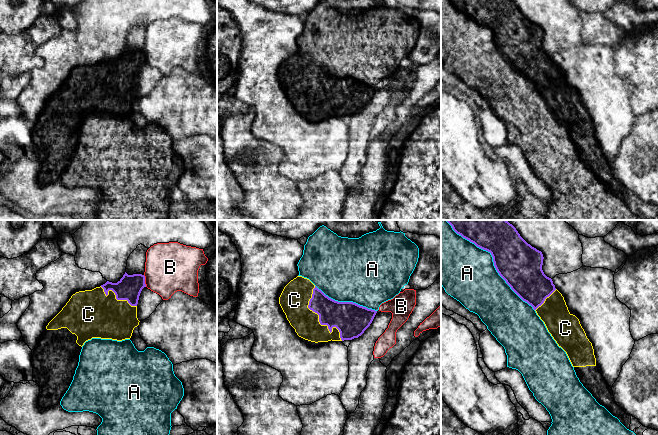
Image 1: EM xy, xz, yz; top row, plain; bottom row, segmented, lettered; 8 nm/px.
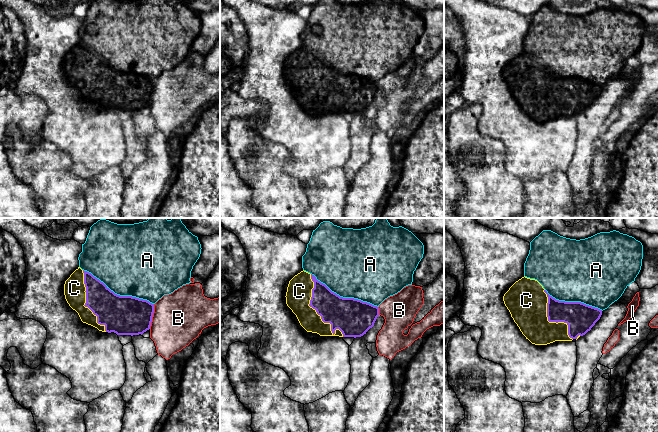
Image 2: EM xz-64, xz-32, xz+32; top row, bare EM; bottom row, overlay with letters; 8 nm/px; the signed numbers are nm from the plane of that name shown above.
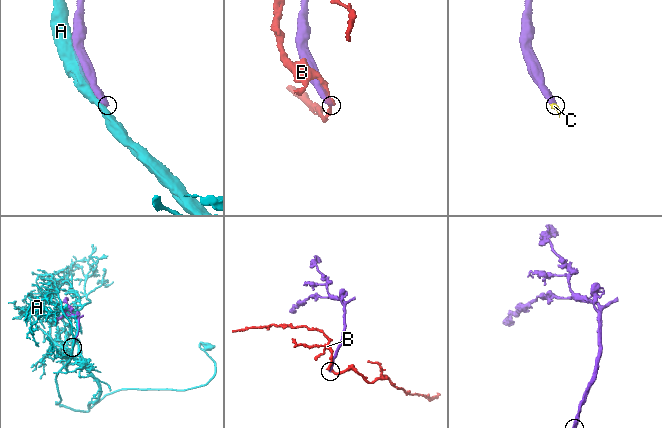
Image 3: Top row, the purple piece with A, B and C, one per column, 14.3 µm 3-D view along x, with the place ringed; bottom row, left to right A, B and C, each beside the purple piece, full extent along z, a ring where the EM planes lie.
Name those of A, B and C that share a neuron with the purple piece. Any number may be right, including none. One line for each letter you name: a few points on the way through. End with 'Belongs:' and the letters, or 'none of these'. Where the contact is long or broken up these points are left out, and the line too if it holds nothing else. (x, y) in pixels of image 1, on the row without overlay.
Belongs: C

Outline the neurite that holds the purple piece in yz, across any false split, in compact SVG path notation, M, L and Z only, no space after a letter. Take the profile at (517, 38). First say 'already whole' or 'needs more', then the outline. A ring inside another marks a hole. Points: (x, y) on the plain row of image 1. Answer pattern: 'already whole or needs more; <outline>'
needs more; M512 0L450 1L457 10L491 29L499 51L533 83L558 122L566 128L583 162L613 192L624 191L596 141L592 119L579 95L569 88L564 73L544 50L542 28L528 20Z

